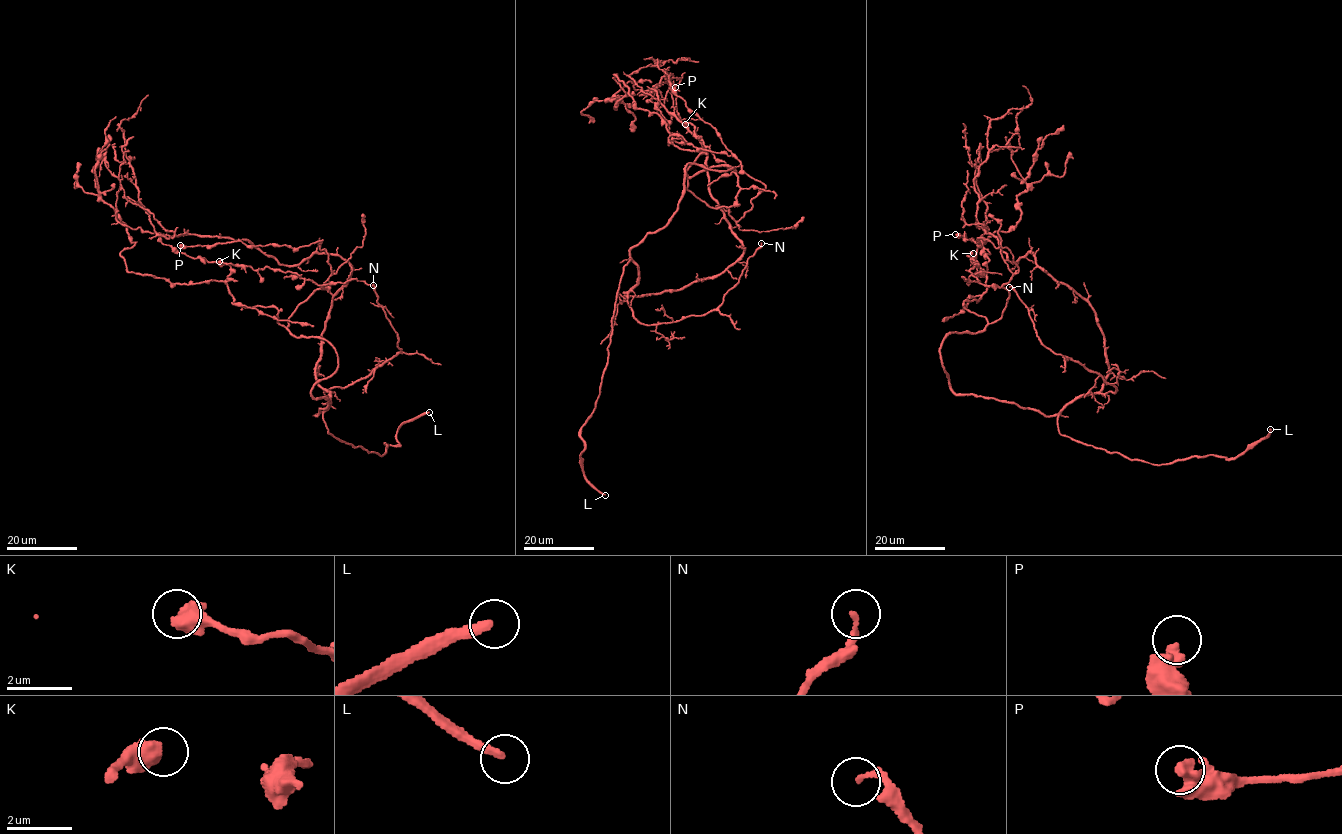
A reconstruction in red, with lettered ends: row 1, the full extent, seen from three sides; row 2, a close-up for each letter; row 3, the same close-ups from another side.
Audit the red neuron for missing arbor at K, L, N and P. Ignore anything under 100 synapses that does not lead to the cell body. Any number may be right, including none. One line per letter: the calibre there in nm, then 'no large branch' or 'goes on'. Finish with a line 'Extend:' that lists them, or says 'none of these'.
K: 600 nm | no large branch
L: 280 nm | goes on
N: 180 nm | no large branch
P: 300 nm | no large branch
Extend: L

